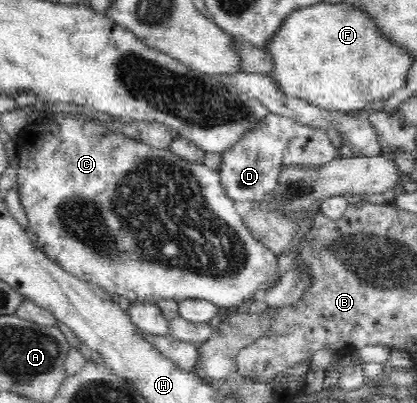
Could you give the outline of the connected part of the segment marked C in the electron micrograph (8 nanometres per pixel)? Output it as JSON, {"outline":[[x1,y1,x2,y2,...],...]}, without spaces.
{"outline":[[57,109,42,122,28,123,16,139,17,155,20,158,17,174,18,185,16,186,19,188,18,196,29,219,29,230,36,235,36,243,40,251,55,265,94,287,98,286,106,294,125,297,130,306,138,302,157,304,161,299,172,299,177,302,182,299,203,299,232,311,237,306,242,306,242,303,252,295,260,298,264,290,270,289,277,283,276,279,281,277,277,271,277,256,250,235,250,230,244,226,240,214,234,208,235,202,228,198,220,186,220,176,217,170,214,171,202,164,186,162,168,149,153,149,144,142,128,139,120,133,107,135,113,132,98,122,88,116,67,115]]}

